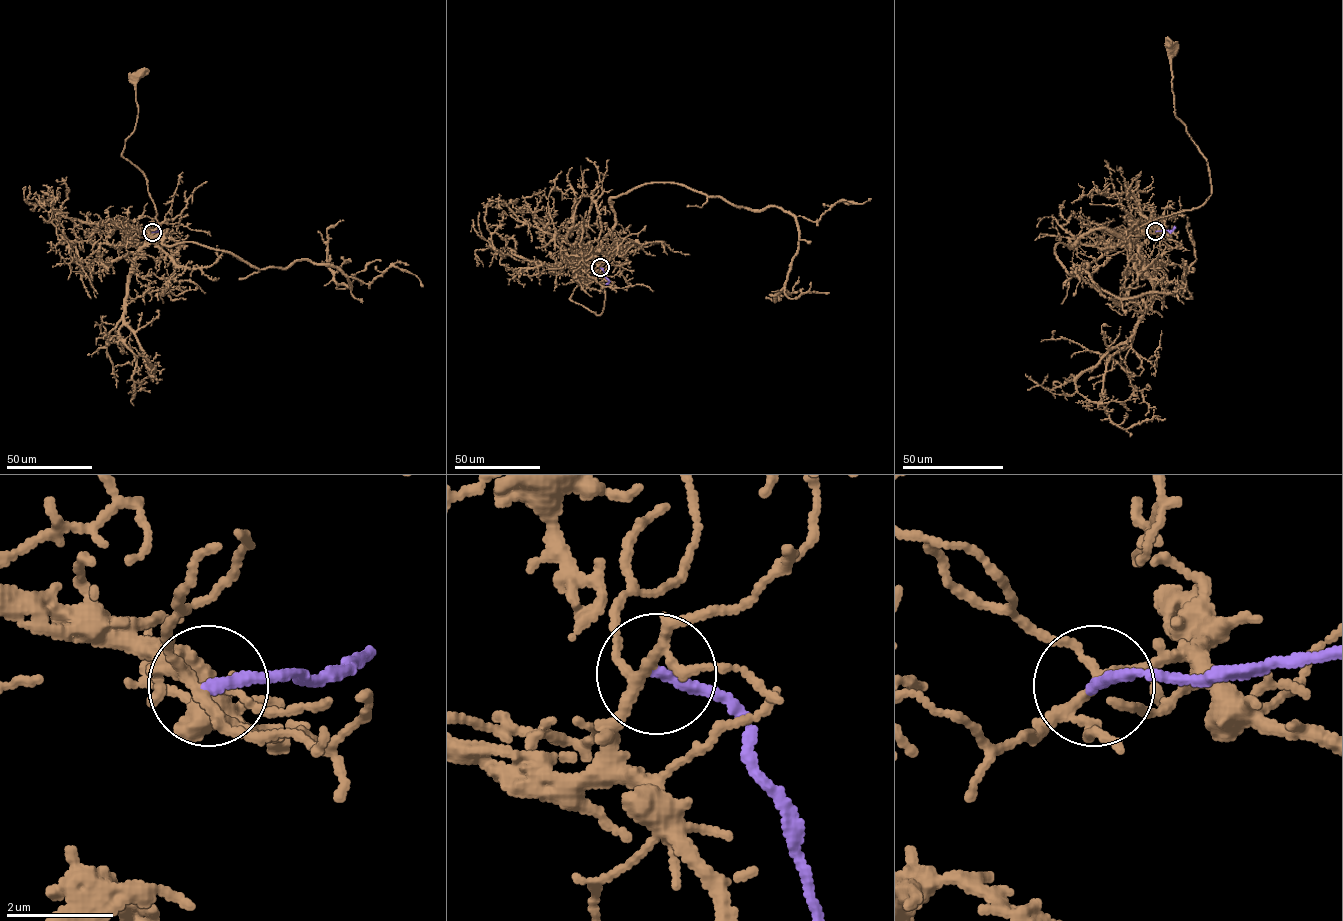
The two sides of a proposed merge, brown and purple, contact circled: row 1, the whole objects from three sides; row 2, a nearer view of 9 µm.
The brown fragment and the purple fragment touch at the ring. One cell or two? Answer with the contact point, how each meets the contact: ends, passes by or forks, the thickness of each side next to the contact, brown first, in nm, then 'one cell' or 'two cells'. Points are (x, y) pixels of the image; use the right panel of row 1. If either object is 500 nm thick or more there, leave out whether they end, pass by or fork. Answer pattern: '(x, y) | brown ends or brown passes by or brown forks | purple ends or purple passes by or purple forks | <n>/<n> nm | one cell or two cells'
(1155, 231) | brown forks | purple ends | 180/190 nm | two cells

